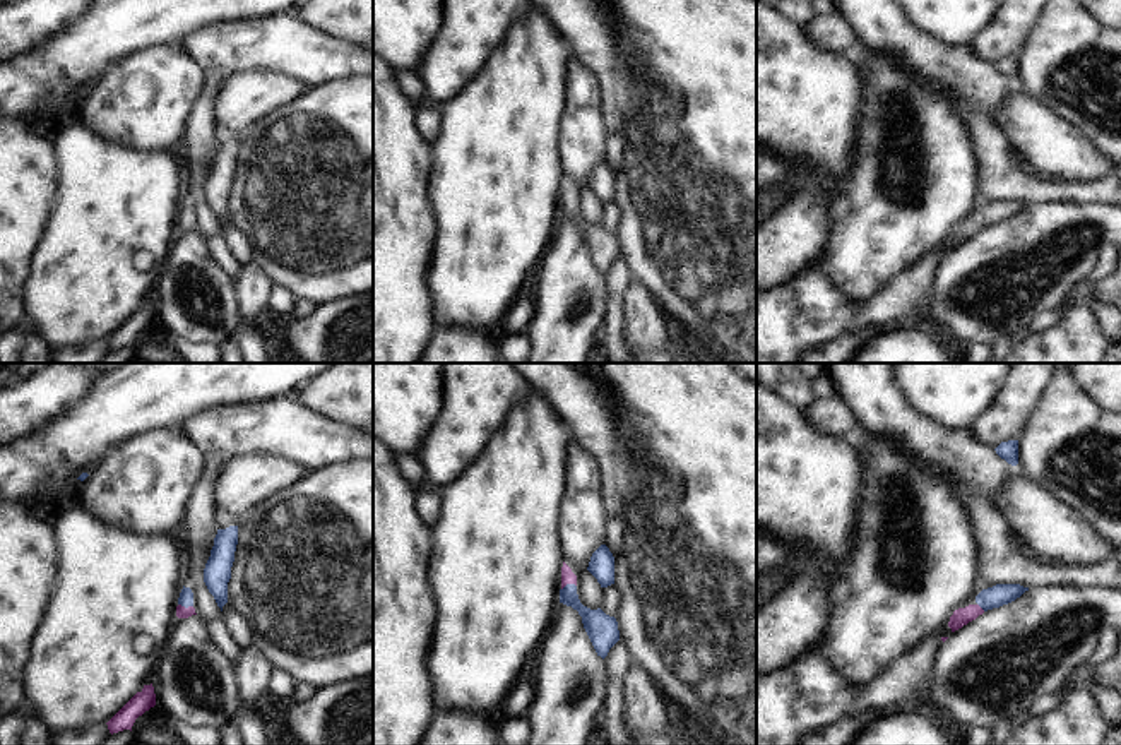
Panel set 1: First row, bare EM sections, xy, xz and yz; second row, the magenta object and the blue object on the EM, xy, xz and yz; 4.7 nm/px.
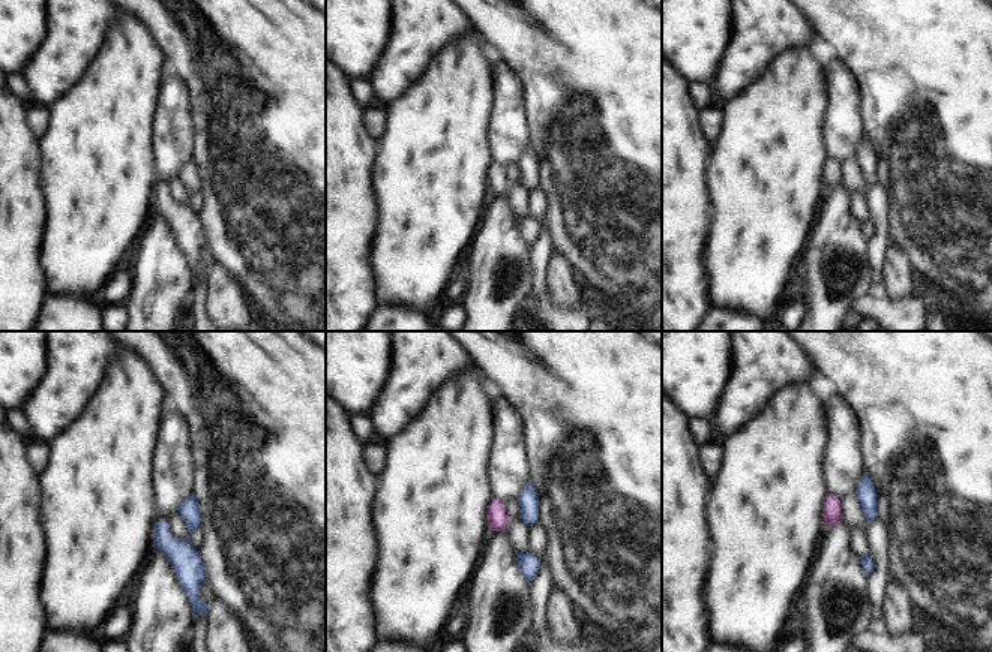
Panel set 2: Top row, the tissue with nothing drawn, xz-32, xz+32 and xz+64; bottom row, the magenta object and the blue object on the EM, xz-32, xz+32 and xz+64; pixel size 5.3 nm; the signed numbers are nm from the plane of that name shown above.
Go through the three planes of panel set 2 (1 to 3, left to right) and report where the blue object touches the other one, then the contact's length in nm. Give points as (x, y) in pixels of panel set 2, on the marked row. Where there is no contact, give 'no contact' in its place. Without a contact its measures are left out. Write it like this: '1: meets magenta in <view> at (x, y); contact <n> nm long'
1: no contact
2: no contact
3: no contact

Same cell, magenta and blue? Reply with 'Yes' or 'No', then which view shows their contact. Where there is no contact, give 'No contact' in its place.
Yes. Touches magenta in xy.

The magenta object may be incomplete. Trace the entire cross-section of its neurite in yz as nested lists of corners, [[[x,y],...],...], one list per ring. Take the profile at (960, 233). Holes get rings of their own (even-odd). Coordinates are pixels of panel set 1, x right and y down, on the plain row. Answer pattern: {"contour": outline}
{"contour": [[[996,200],[993,204],[982,206],[976,212],[976,219],[969,221],[965,224],[958,224],[950,233],[948,243],[952,248],[962,245],[969,238],[976,236],[979,231],[982,231],[988,226],[999,224],[1003,221],[1008,221],[1020,214],[1029,204],[1023,204],[1020,200]]]}

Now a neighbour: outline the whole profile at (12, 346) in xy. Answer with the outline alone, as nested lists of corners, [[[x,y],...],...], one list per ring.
[[[27,315],[15,331],[2,334],[0,363],[24,363],[27,341],[34,334],[39,334],[38,327]]]

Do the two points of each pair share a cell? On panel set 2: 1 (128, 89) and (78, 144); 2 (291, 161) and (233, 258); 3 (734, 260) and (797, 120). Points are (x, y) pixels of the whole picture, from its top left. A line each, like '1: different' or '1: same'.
1: same
2: same
3: same

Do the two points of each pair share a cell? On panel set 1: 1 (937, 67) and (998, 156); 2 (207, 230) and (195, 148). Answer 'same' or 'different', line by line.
1: different
2: same

